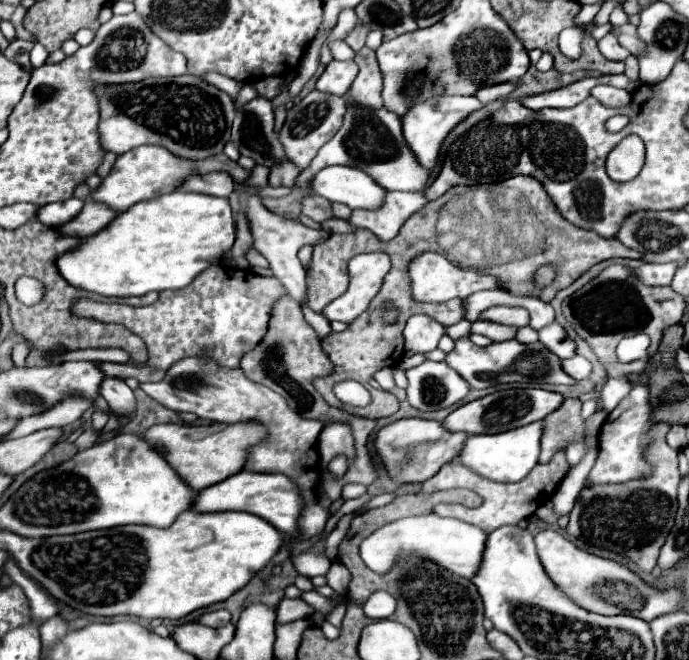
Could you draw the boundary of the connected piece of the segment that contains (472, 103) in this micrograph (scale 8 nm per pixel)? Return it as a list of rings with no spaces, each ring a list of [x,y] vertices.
[[[454,95],[454,97],[432,97],[424,103],[418,103],[414,105],[414,109],[410,109],[410,113],[402,119],[402,127],[404,127],[404,137],[406,137],[406,143],[410,145],[410,149],[416,153],[418,161],[424,165],[424,167],[436,167],[438,163],[438,157],[440,157],[440,149],[442,149],[442,143],[444,139],[448,137],[448,133],[458,125],[462,123],[470,113],[482,109],[484,105],[476,99],[476,97],[460,97],[460,95]]]

